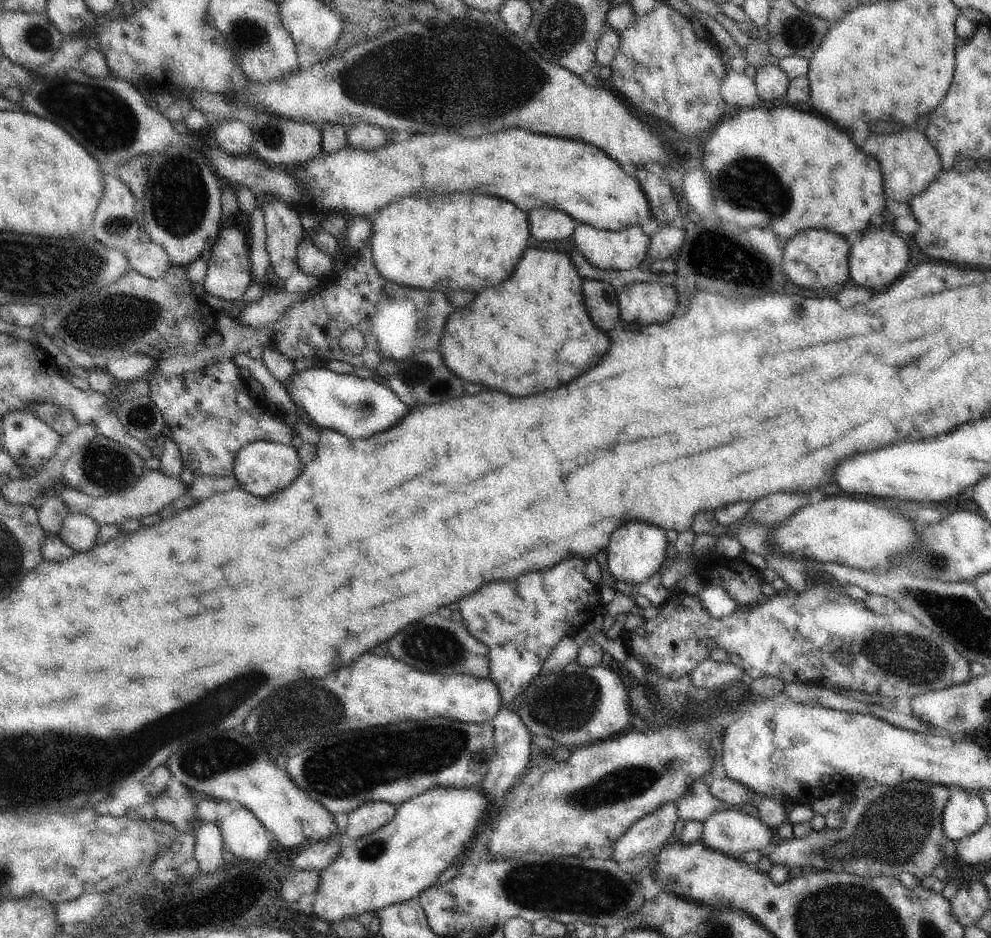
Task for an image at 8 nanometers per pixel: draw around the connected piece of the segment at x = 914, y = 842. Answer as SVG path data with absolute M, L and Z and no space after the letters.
M910 781L896 786L876 785L866 794L858 797L850 809L845 809L847 819L841 829L827 828L826 832L813 832L804 839L784 840L771 852L774 865L786 865L789 870L810 866L814 871L851 873L856 876L875 879L876 877L898 877L909 872L921 881L933 874L934 868L943 864L946 838L942 828L942 815L951 789L940 785Z

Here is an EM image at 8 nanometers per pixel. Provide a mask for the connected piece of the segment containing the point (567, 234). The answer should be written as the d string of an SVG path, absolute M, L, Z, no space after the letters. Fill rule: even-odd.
M536 208L527 213L530 234L540 242L560 242L570 239L578 226L565 212L551 208Z

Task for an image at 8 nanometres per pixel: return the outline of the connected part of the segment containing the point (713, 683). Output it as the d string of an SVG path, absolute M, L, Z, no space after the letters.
M710 658L704 659L688 677L692 681L694 689L707 688L711 692L720 689L725 684L747 680L744 667L741 664L719 663Z

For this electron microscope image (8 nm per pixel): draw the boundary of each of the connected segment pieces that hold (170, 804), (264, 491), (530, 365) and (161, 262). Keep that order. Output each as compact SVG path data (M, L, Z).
M157 796L153 808L162 821L172 823L174 828L182 828L185 821L194 819L197 800L191 796L186 798L171 798Z
M254 441L241 448L233 462L233 473L238 481L237 486L262 498L288 488L288 484L292 484L296 476L300 476L300 472L302 472L302 461L297 449L291 444Z
M524 249L514 276L496 288L482 290L464 310L452 312L440 346L446 364L466 382L480 382L488 388L508 392L510 396L540 394L544 390L554 390L560 384L568 384L576 376L582 376L588 372L588 368L602 360L610 346L608 336L592 324L587 313L583 280L567 252Z
M154 241L138 242L128 253L128 258L131 268L148 278L167 276L166 273L172 268L167 252Z

